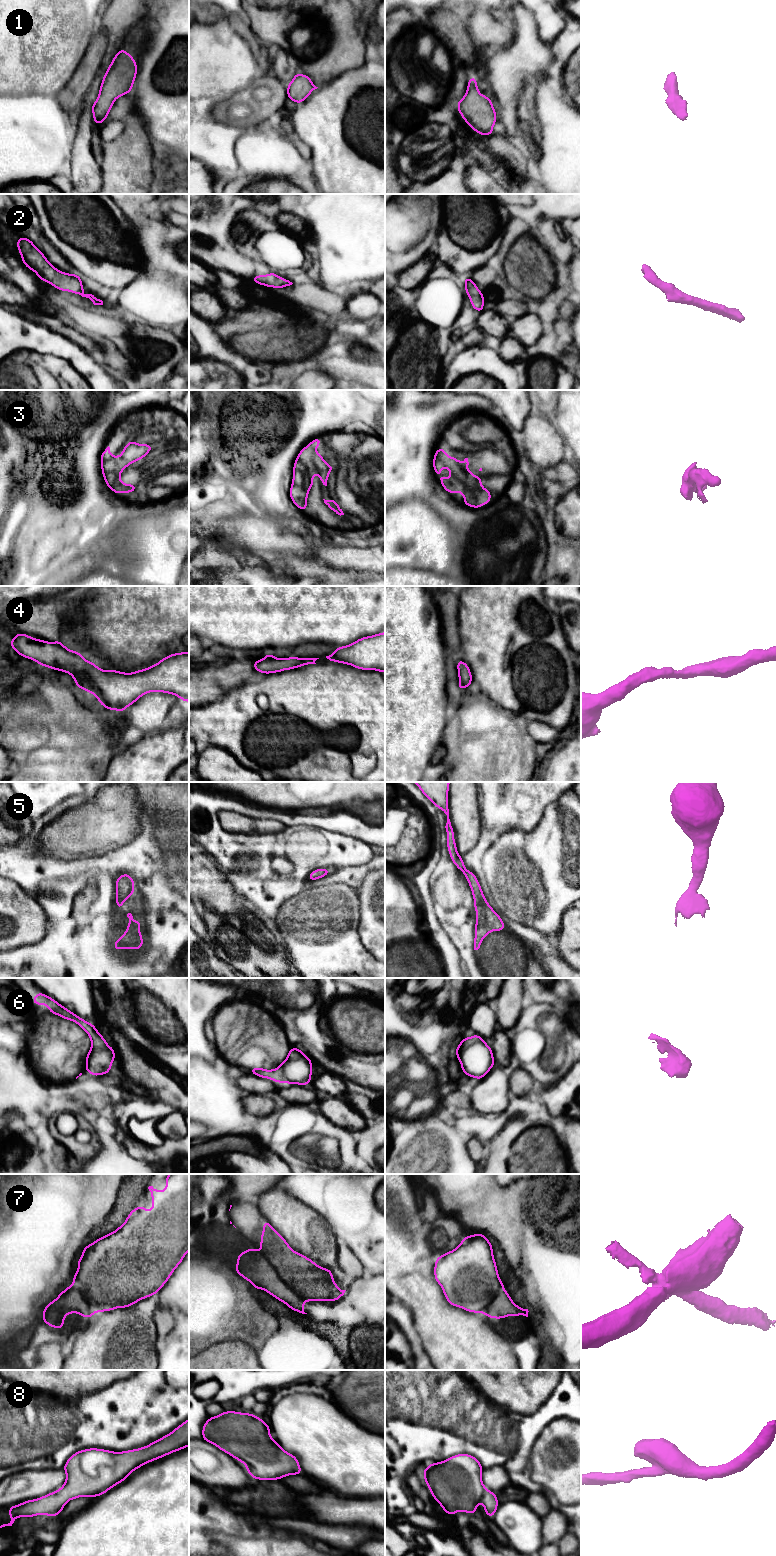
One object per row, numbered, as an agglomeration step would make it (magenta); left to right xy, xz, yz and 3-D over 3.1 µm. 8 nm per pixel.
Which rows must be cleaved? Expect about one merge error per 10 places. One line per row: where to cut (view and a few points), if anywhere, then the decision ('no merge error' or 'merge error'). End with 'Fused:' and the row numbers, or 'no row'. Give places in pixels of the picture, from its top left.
1: no cut; no merge error
2: no cut; no merge error
3: no cut; no merge error
4: no cut; no merge error
5: no cut; no merge error
6: no cut; no merge error
7: cut in xz along (266, 1257), (280, 1278), (304, 1300); merge error
8: no cut; no merge error
Fused: 7

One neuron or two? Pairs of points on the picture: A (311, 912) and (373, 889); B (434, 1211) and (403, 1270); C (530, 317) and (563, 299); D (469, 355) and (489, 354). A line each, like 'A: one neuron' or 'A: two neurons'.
A: two neurons
B: two neurons
C: two neurons
D: one neuron

